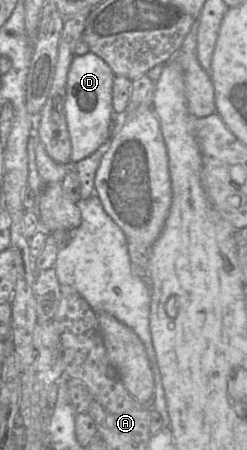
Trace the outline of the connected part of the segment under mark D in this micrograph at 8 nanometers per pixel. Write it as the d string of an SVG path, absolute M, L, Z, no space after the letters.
M92 52L75 55L68 74L65 114L71 140L71 163L93 154L109 137L110 119L113 112L112 86L115 74L99 56Z

